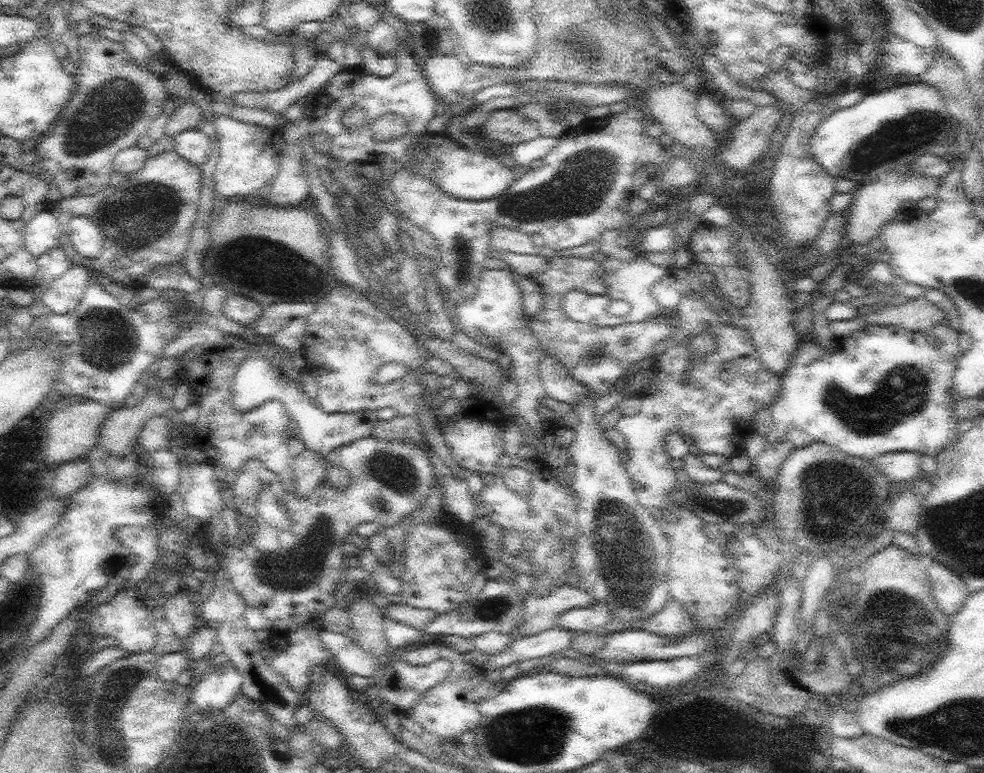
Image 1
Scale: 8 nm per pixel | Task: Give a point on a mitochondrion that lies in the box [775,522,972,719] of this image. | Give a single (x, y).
(912, 633)

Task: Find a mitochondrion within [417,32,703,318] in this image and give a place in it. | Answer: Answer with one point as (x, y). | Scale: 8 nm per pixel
(580, 186)

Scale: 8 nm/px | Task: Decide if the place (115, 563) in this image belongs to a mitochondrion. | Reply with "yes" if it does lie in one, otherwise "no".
no

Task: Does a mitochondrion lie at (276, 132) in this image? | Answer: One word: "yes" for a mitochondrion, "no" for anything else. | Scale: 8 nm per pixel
no

